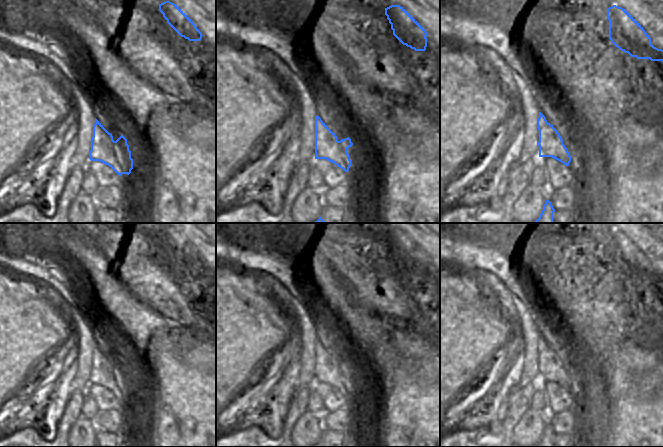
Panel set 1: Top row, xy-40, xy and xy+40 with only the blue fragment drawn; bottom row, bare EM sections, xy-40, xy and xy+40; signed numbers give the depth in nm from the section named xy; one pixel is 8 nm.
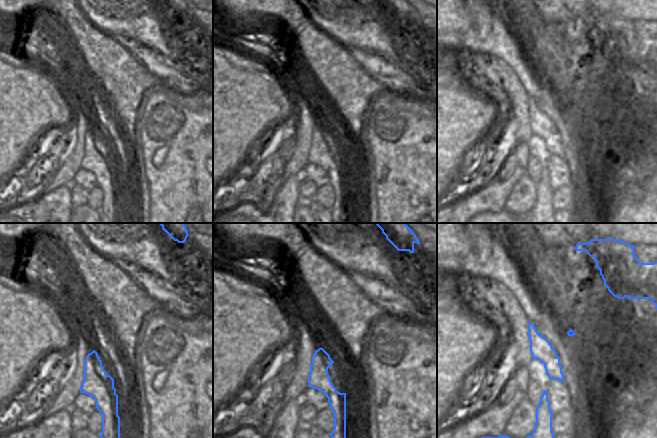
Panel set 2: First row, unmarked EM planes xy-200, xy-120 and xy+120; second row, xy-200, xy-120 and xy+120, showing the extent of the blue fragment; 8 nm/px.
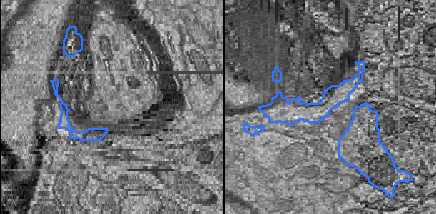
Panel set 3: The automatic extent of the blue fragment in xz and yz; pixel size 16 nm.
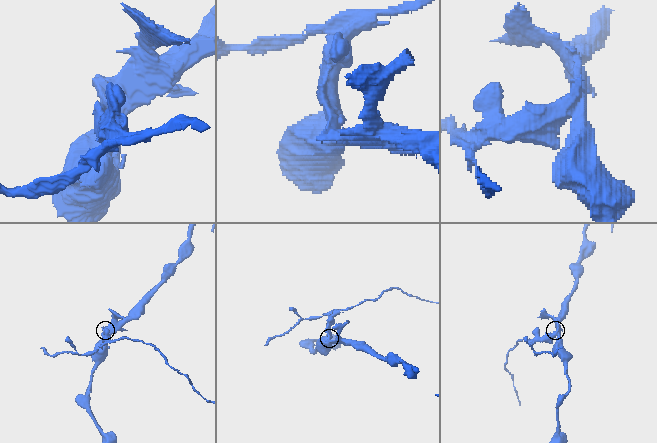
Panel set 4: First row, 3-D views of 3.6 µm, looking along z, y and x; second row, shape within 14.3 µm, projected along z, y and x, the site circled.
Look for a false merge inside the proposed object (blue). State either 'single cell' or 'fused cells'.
fused cells

